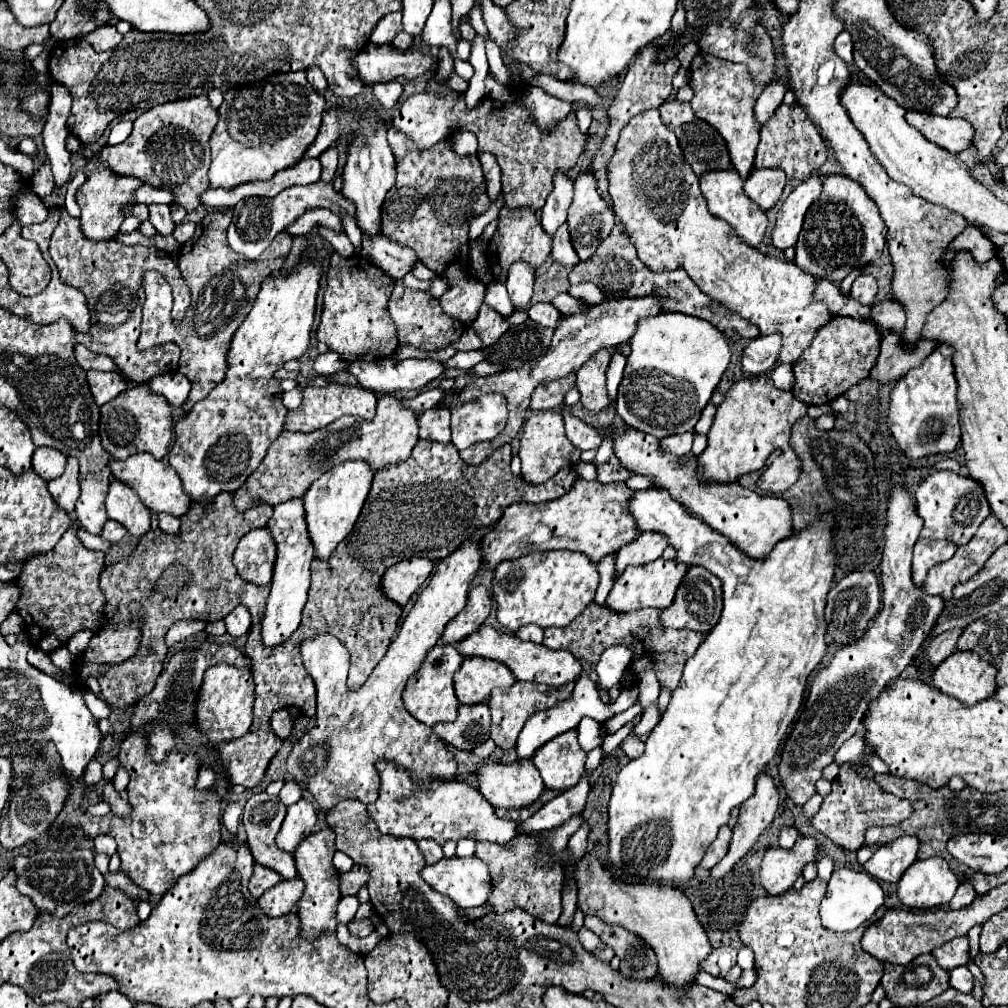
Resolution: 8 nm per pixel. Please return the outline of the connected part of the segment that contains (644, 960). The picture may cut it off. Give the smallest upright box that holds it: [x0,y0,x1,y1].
[584,916,658,980]

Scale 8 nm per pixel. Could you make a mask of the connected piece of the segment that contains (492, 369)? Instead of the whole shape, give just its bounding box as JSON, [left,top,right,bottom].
[472,360,504,376]

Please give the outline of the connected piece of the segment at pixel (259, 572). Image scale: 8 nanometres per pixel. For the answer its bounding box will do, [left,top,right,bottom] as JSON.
[234,528,276,586]

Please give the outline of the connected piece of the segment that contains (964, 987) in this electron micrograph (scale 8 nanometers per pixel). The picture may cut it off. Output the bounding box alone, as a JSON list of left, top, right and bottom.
[950,966,974,994]

